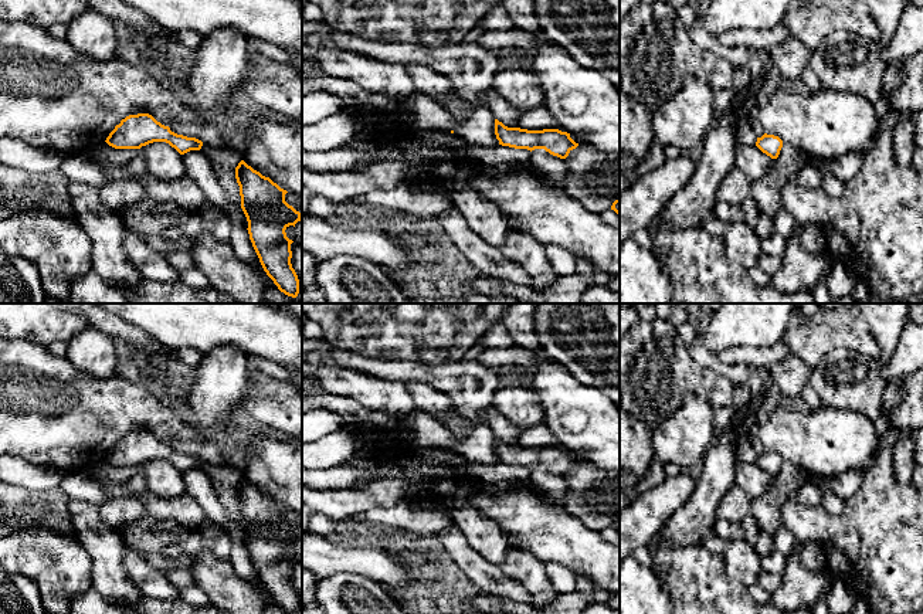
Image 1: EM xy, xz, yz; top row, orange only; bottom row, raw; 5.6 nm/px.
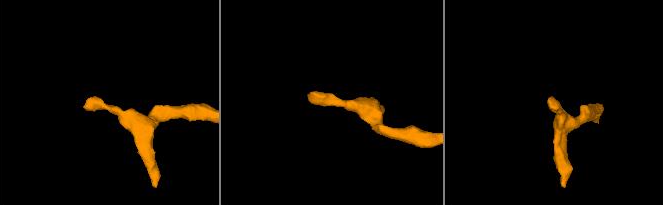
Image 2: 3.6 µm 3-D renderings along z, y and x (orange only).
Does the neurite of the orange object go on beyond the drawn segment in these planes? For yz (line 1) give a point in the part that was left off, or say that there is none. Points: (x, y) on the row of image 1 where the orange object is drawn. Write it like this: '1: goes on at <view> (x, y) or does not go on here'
1: goes on at yz (754, 163)

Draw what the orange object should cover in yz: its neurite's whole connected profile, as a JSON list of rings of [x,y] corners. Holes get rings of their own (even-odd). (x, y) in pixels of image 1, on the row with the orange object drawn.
[[[764,133],[761,138],[757,138],[754,146],[740,145],[737,147],[734,164],[753,183],[771,170],[781,147],[783,140],[778,136]]]

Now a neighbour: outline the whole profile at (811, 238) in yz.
[[[802,225],[800,230],[800,244],[807,254],[827,252],[827,240],[824,233],[815,225]]]

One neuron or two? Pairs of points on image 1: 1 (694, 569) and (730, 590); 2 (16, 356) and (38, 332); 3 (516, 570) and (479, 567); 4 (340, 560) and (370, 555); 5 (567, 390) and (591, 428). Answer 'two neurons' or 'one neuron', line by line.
1: one neuron
2: two neurons
3: two neurons
4: one neuron
5: one neuron

